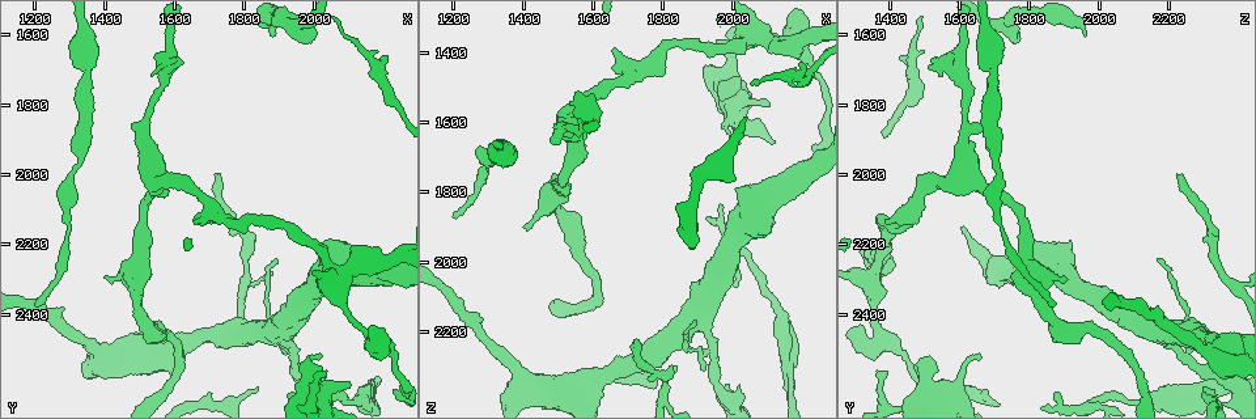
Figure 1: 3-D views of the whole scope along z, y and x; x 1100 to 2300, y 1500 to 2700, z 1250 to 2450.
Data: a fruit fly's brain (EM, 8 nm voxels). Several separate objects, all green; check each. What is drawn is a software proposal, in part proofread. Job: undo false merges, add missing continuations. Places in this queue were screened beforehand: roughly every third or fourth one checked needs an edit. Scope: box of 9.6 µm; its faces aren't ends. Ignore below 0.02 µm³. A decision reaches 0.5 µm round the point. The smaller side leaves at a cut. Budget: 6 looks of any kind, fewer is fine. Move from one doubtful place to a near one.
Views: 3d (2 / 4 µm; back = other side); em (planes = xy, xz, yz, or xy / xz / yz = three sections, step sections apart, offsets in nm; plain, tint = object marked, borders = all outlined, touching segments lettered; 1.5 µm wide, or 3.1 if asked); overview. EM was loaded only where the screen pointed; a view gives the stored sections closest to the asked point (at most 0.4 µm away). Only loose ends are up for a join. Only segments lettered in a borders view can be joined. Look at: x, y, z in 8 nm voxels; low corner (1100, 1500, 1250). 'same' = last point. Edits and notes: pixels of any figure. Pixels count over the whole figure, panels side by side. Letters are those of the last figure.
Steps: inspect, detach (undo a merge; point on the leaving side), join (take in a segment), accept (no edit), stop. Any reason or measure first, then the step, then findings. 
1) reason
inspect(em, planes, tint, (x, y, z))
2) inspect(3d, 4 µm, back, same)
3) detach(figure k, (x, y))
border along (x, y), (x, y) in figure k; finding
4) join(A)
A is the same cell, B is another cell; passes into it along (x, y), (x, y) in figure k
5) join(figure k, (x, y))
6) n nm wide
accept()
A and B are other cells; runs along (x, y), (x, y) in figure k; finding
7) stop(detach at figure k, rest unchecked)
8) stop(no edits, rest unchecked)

branch stops here
inspect(3d, 2 µm, back, (1660, 2130, 1380))

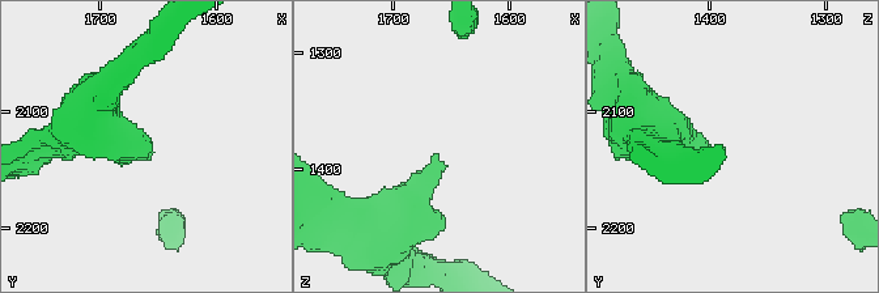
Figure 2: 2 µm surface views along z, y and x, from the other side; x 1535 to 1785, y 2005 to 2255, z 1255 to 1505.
inspect(em, yz, step 4, tint, (1660, 2132, 1384))

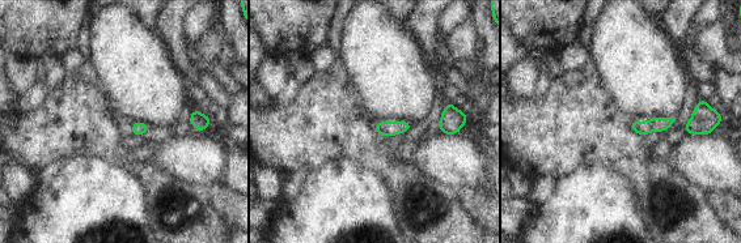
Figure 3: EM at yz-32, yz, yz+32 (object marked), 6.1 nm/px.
another direction
inspect(em, planes, borders, same)

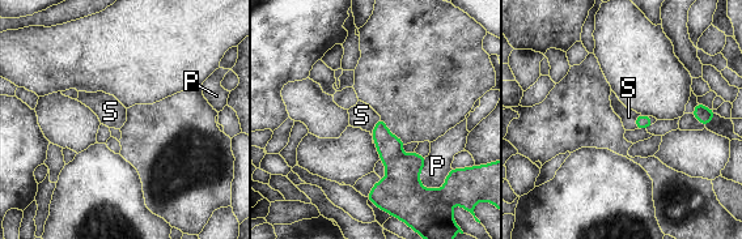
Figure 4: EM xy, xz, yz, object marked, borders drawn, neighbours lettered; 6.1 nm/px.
P touches over 200 nm
join(S)
S is the same cell, P is another cell; passes into it along (389, 146), (376, 126), (361, 115) in figure 4; it goes on there

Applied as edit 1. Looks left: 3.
inspect(overview)

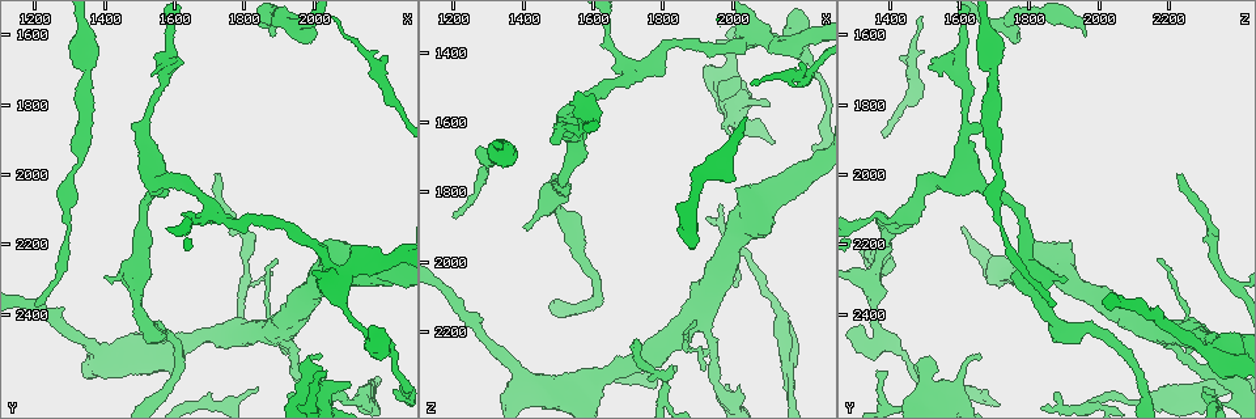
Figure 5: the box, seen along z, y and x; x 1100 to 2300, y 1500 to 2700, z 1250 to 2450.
branch stops here
inspect(em, planes, borders, (1710, 2010, 2220))

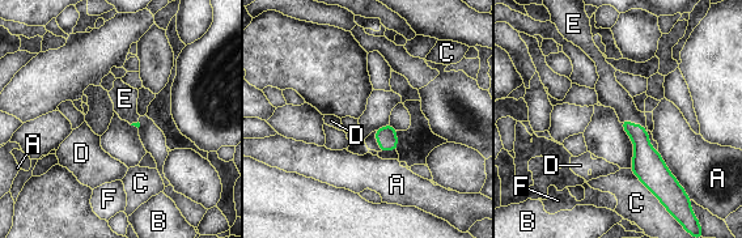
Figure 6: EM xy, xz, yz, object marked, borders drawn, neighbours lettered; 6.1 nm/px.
C touches over 340 nm
join(E)
E is the same cell, A, B, C, D and F are other cells; passes into it along (647, 162), (634, 124), (610, 93) in figure 6; it goes on there

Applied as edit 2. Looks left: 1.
sharp bend
inspect(em, planes, borders, (1800, 2330, 2400))

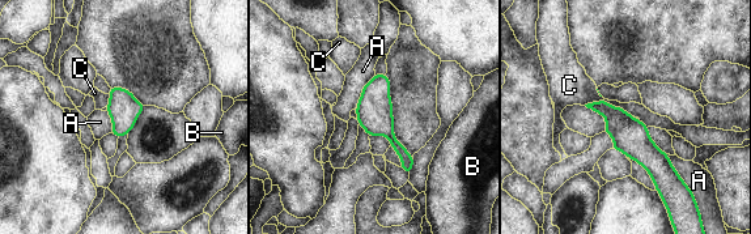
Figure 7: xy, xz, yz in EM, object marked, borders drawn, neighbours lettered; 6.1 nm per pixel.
120 nm wide
accept()
A, B and C are other cells; one neuron here

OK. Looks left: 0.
stop(join at figure 4, join at figure 6, rest unchecked)

